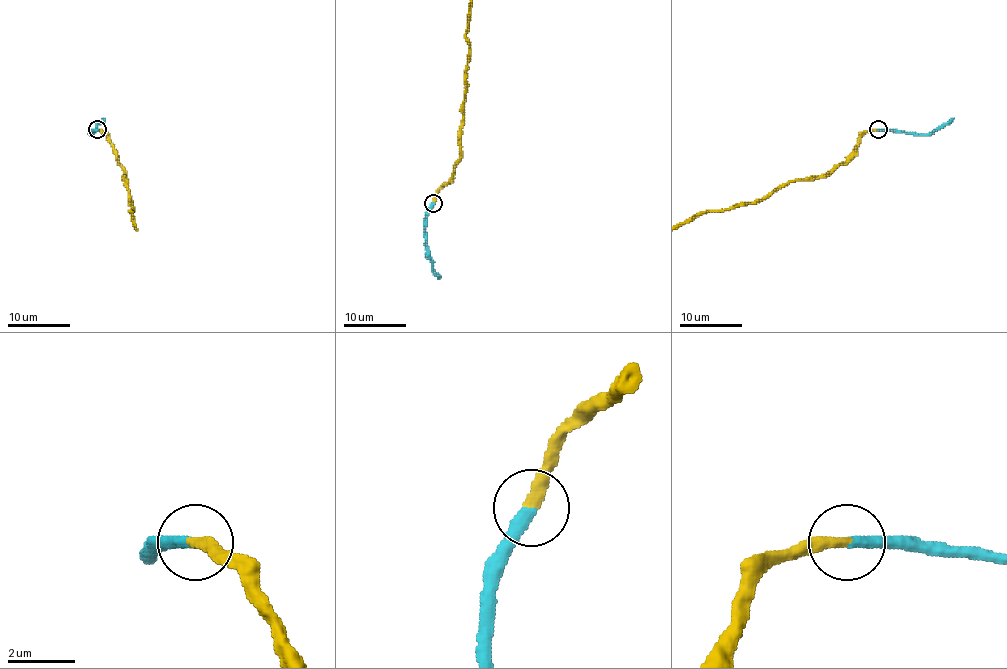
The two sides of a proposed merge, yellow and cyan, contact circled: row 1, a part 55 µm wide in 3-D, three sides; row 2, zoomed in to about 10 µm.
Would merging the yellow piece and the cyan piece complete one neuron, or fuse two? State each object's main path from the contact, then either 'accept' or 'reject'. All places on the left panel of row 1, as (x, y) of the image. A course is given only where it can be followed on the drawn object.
cyan via (97, 129), (89, 132), (103, 118) | accept

